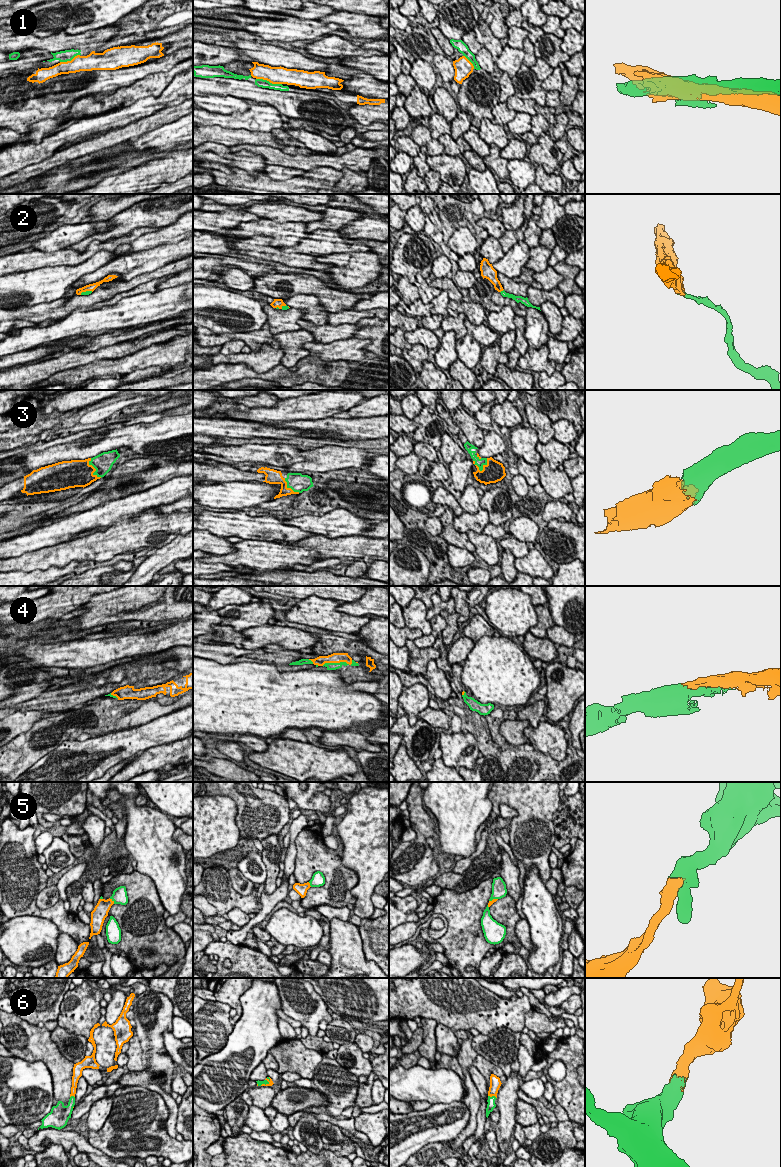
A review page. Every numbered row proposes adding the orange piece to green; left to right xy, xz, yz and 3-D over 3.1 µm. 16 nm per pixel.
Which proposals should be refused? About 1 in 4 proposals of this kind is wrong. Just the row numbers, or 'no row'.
1

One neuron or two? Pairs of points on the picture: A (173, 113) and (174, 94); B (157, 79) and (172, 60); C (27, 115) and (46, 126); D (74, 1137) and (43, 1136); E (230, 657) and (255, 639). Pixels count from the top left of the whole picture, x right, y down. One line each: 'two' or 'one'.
A: two
B: two
C: two
D: one
E: two

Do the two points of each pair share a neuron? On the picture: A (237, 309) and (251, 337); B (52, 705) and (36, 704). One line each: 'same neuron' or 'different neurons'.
A: different neurons
B: same neuron

